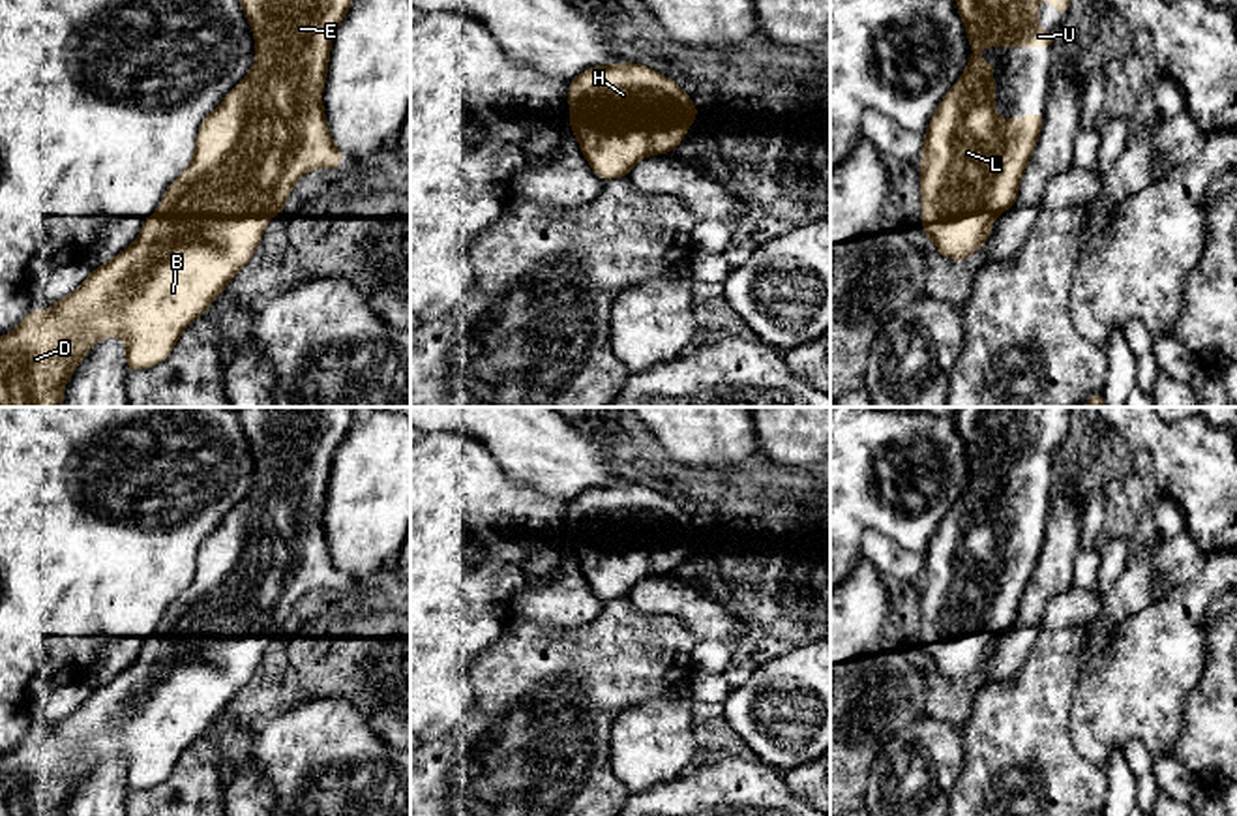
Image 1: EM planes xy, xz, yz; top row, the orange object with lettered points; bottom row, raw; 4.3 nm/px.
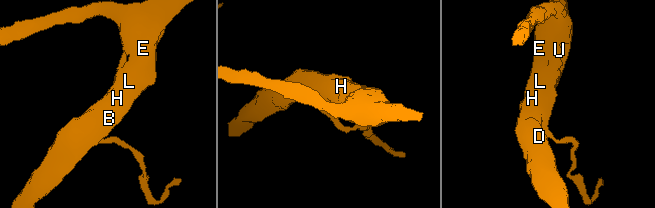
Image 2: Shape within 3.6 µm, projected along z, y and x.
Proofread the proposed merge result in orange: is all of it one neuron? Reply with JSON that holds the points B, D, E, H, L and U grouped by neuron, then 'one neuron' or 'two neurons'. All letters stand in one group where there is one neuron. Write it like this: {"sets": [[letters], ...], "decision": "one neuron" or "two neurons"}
{"sets": [["B", "D", "E", "H", "L", "U"]], "decision": "one neuron"}

